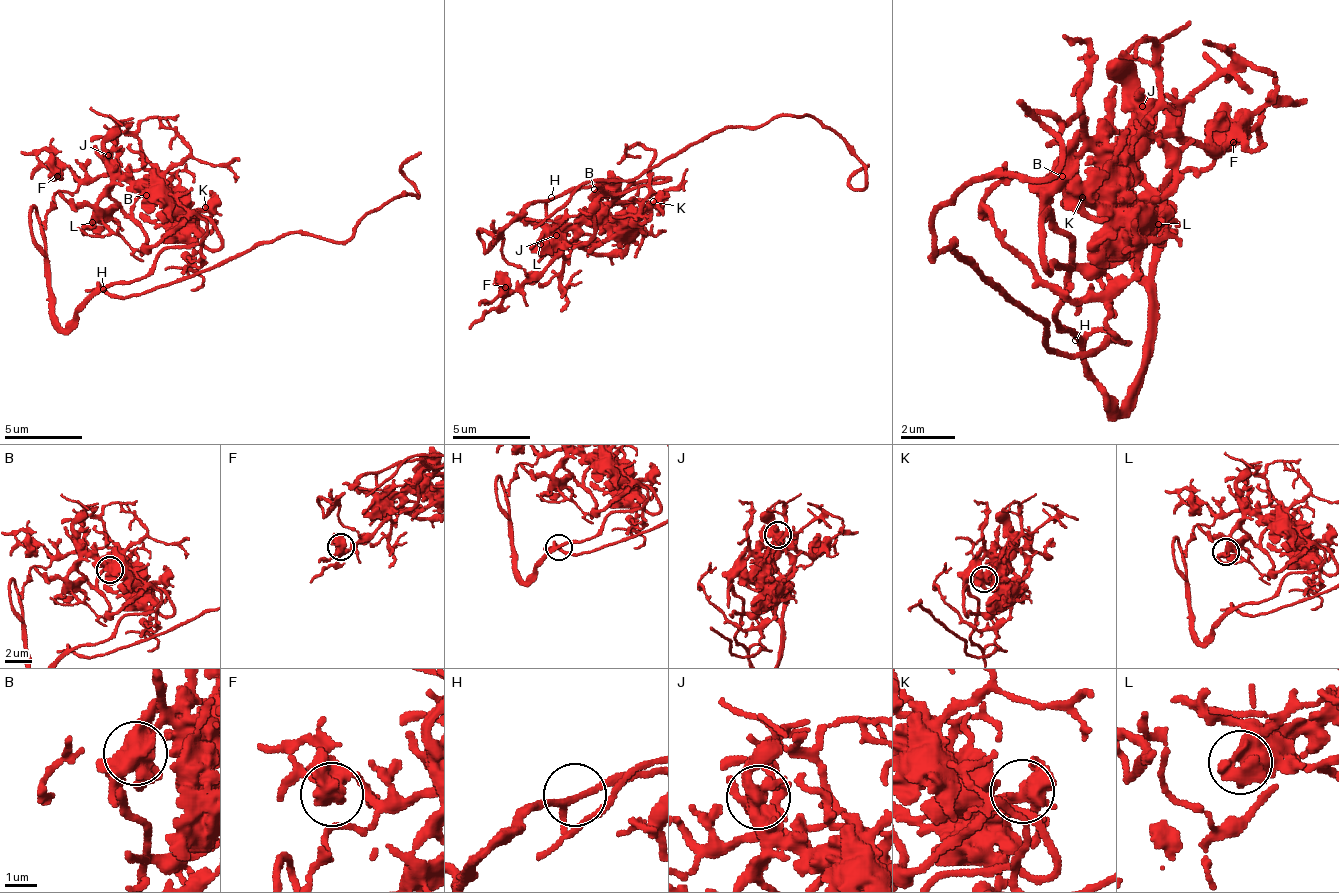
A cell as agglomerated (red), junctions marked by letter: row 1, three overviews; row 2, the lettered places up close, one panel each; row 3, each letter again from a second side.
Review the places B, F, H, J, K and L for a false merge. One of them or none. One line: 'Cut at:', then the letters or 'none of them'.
Cut at: none of them

